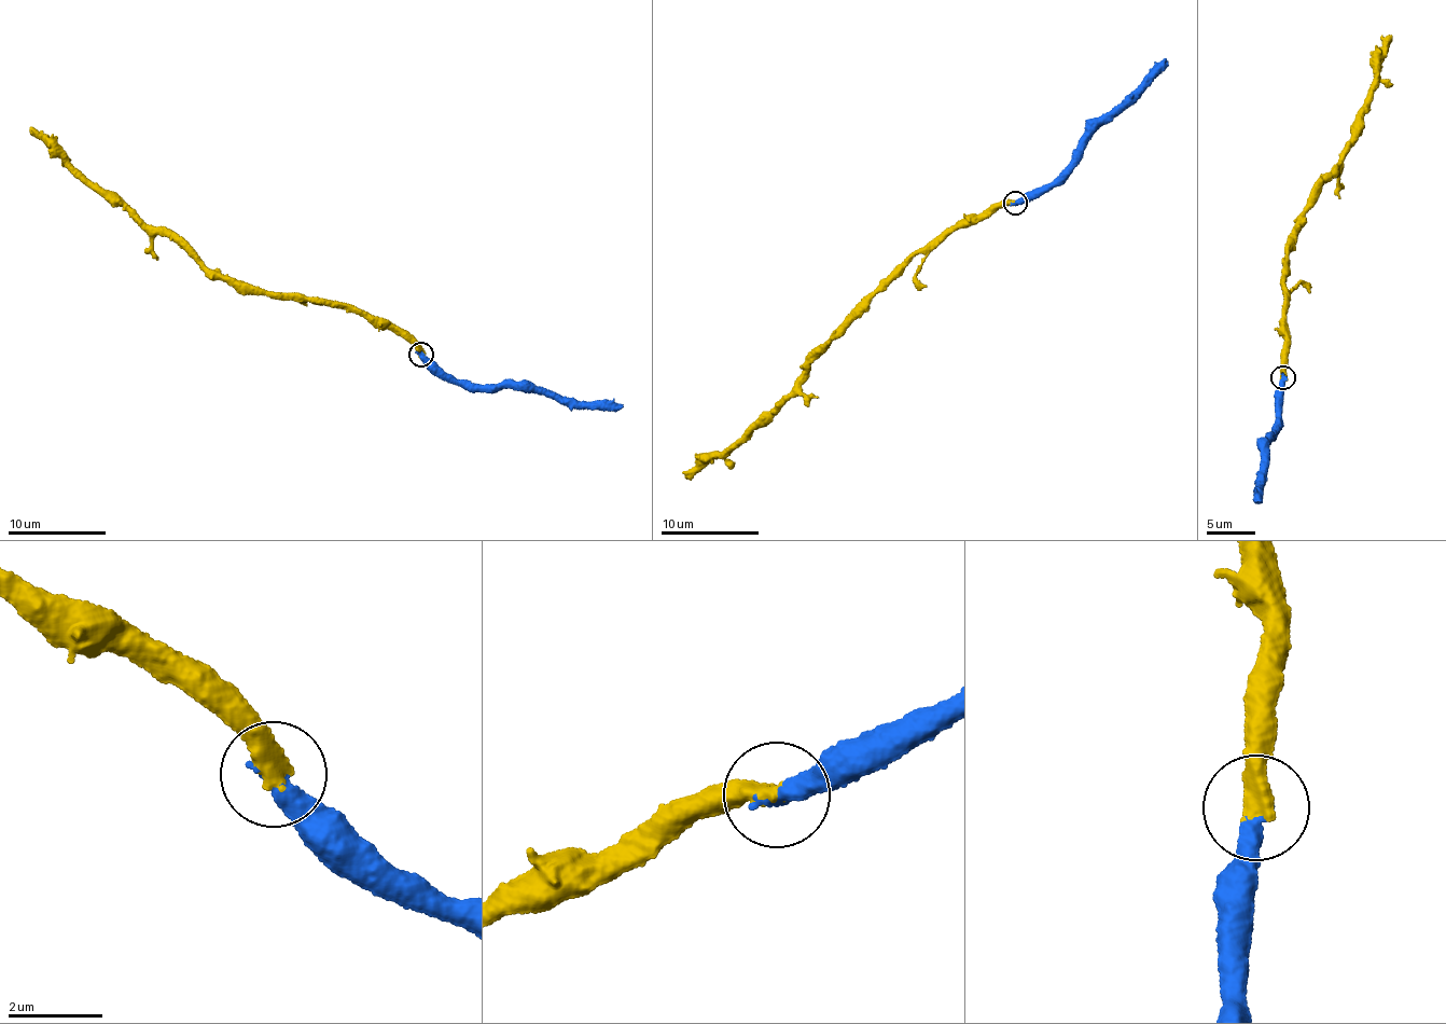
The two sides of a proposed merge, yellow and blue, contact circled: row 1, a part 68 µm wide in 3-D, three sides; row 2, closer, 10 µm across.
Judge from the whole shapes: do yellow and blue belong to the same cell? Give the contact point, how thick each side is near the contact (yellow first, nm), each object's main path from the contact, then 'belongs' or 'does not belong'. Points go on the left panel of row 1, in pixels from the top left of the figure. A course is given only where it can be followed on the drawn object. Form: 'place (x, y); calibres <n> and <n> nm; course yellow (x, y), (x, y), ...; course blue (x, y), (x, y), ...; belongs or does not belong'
place (420, 354); calibres 500 and 360 nm; course yellow (420, 355), (418, 348), (394, 331), (379, 328), (338, 305), (279, 300), (232, 284), (95, 188), (30, 126); course blue (420, 355), (459, 382), (543, 387), (569, 400), (623, 403); belongs

